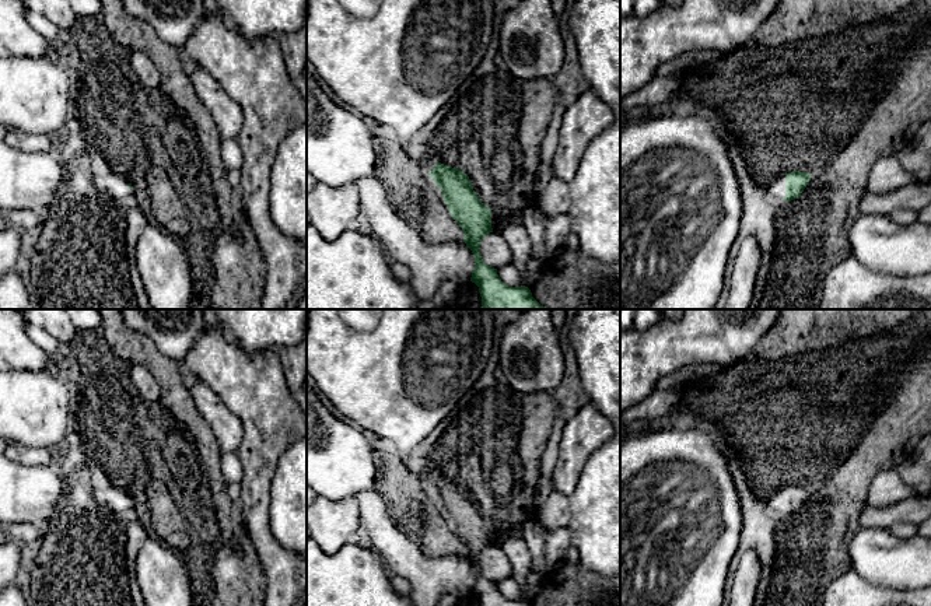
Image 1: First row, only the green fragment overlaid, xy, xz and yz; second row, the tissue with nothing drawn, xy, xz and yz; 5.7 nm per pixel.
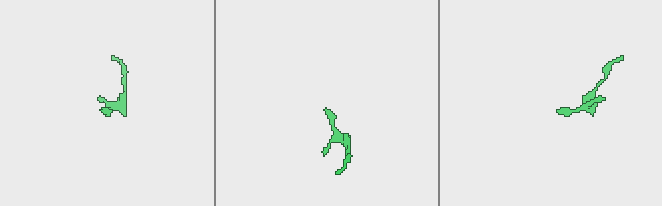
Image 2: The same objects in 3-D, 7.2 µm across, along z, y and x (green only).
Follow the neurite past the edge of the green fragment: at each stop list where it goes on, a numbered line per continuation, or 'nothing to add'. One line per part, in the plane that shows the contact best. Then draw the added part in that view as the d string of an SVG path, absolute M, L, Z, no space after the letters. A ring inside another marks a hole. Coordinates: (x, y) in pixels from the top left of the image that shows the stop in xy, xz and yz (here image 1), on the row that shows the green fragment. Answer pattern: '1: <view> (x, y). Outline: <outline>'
1: yz (776, 189). Outline: M783 174L777 176L773 182L767 186L767 195L771 200L781 203L784 202L785 196L785 176L787 174Z

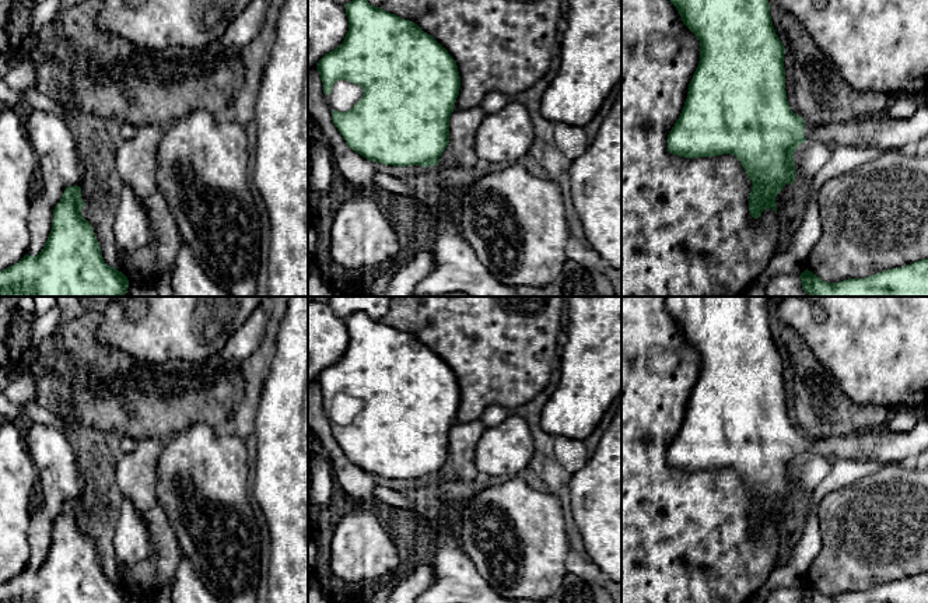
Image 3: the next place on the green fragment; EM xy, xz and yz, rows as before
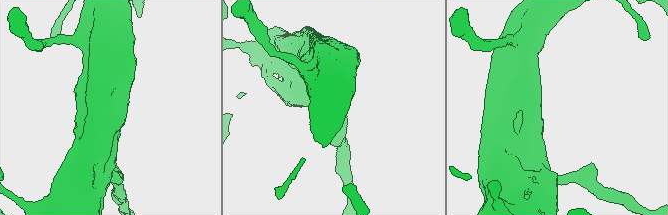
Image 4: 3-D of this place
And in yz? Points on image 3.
1: yz (883, 132). Outline: M918 101L908 119L893 119L886 112L868 119L852 119L841 123L812 125L805 122L805 139L830 147L882 148L910 151L928 136L928 106Z

